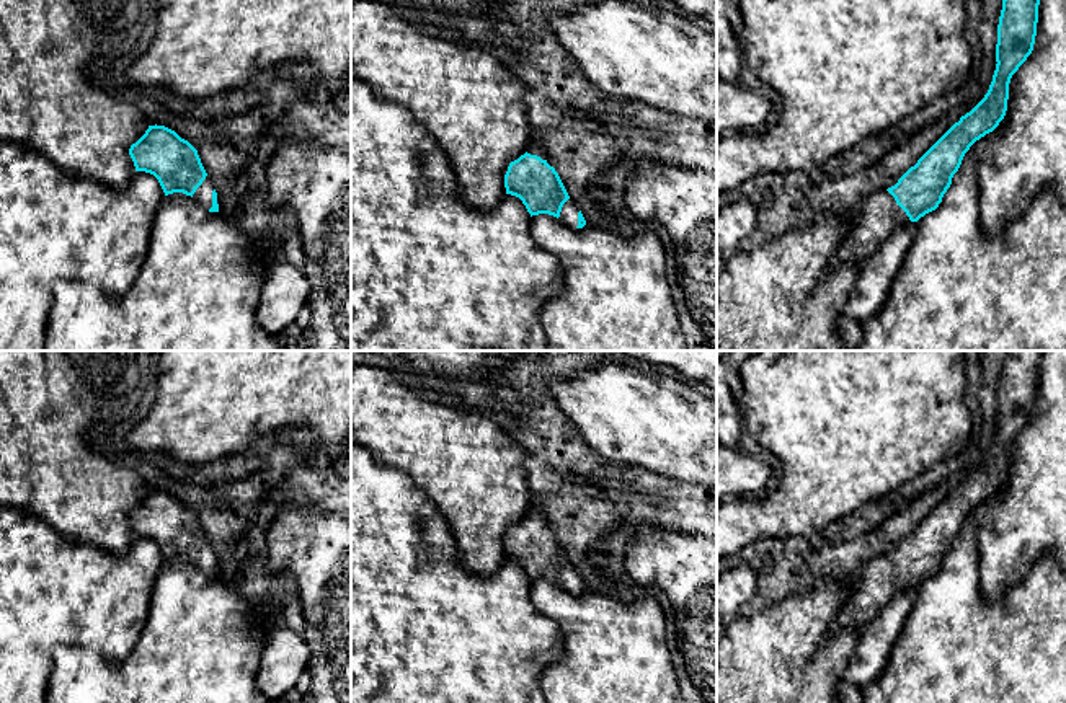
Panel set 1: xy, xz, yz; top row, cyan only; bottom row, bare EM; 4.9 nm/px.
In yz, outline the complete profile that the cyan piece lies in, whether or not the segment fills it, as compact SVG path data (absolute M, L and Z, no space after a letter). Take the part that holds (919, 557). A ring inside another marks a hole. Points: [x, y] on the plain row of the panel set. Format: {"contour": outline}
{"contour": "M1007 351L997 390L996 436L984 463L965 481L960 483L919 525L911 532L895 551L867 563L854 581L854 589L847 604L829 626L829 634L852 628L860 631L901 592L917 587L926 579L935 576L944 559L952 550L965 519L970 512L993 497L1004 484L1009 465L1009 449L1012 440L1033 416L1038 370L1043 351Z"}

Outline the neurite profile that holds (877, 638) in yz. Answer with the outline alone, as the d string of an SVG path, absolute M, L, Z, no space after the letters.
M917 587L898 594L870 623L860 630L852 662L842 680L864 687L875 682L886 669L893 646L917 599Z

